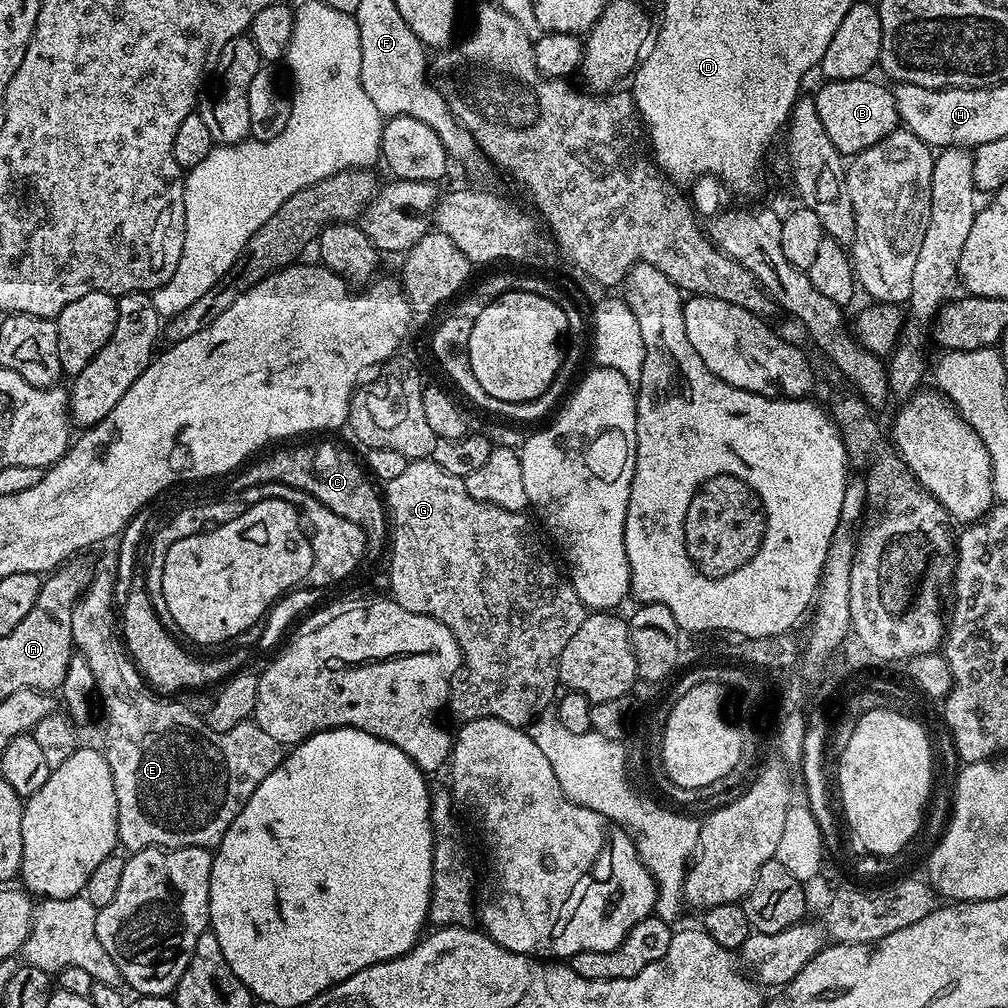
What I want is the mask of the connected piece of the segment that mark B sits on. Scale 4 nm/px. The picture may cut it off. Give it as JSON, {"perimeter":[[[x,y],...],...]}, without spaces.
{"perimeter":[[[873,78],[858,80],[830,80],[821,83],[821,88],[814,93],[818,106],[818,118],[830,134],[830,142],[845,157],[851,158],[856,153],[882,142],[900,124],[898,106],[894,106],[892,88],[887,83],[879,84]]]}

